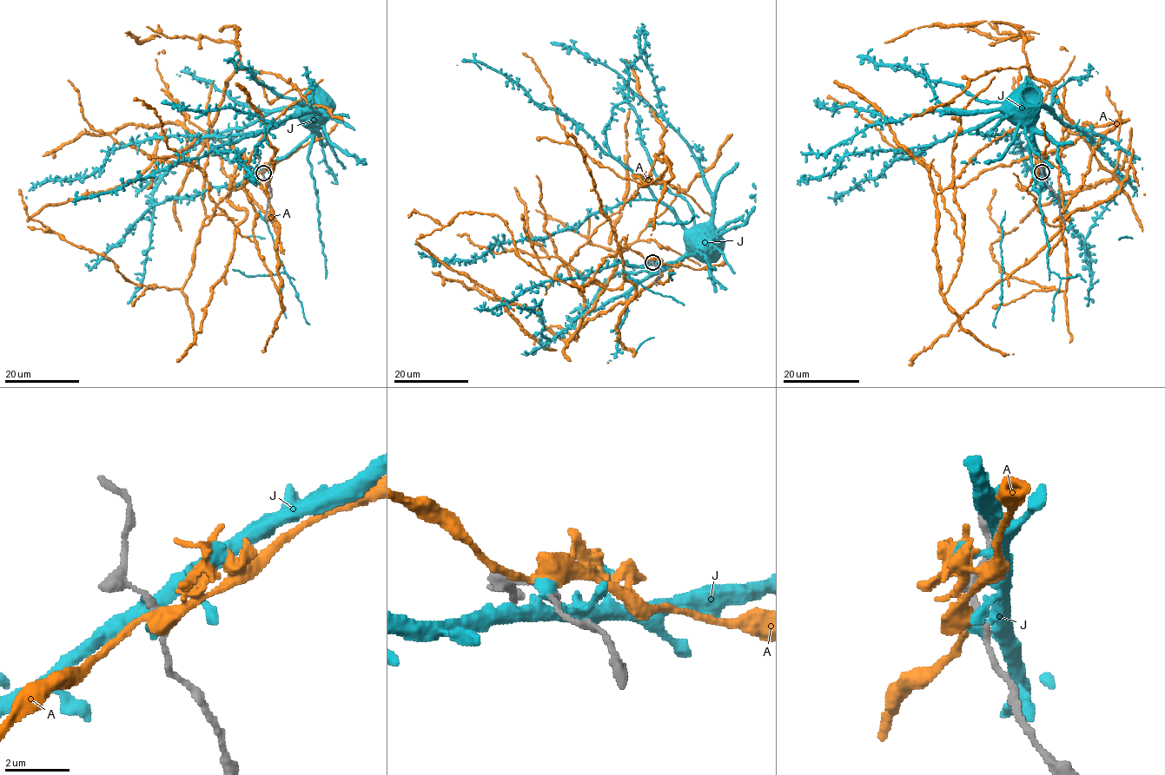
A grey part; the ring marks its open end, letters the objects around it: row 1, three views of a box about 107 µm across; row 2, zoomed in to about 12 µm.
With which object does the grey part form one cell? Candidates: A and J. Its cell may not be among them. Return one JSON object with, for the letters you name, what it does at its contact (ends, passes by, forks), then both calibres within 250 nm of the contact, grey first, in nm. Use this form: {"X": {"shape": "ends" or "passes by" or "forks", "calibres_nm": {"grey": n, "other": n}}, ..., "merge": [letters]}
{"J": {"shape": "passes by", "calibres_nm": {"grey": 170, "other": 280}}, "merge": ["J"]}

